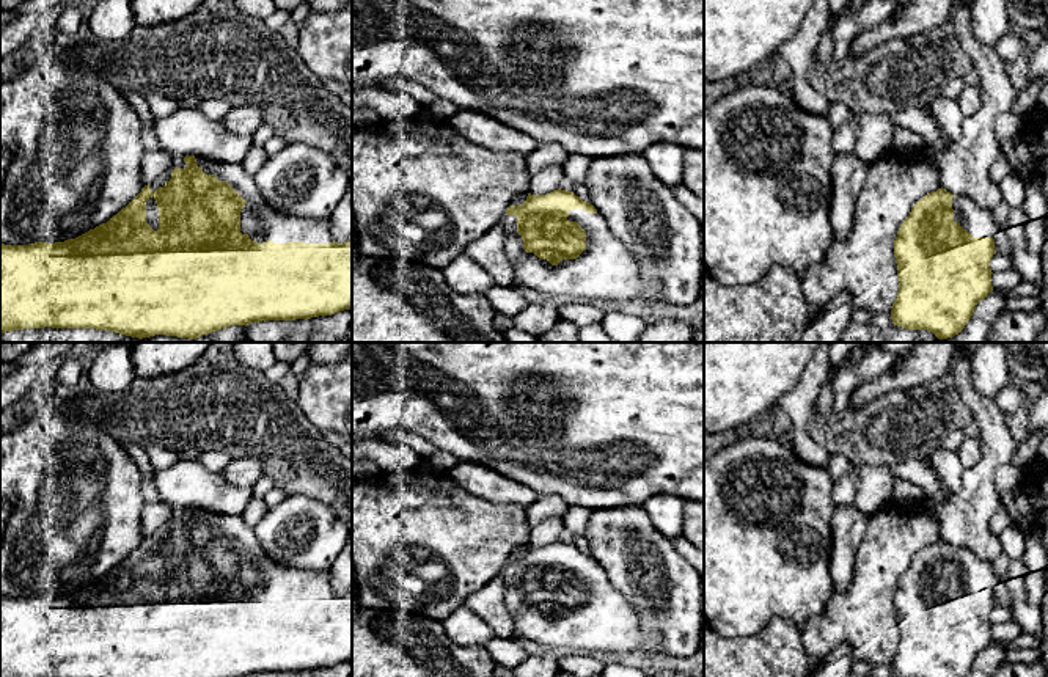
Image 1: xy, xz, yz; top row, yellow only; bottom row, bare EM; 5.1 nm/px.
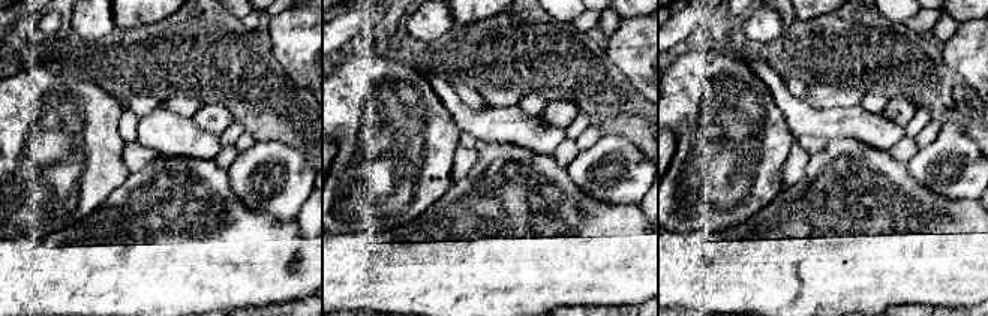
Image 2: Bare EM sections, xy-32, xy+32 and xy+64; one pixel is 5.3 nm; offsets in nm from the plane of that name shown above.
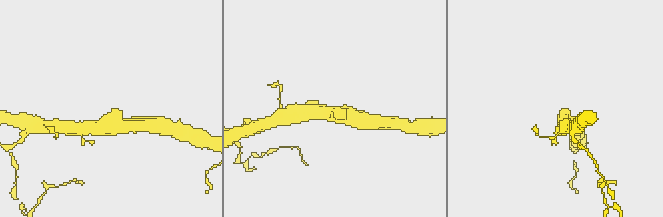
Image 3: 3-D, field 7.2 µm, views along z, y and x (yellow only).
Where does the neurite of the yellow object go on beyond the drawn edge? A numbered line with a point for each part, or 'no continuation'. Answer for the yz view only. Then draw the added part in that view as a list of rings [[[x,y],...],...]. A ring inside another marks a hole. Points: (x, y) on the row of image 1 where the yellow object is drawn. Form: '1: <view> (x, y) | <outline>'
1: yz (978, 222) | [[[968,196],[952,198],[954,221],[966,229],[973,237],[995,237],[998,228],[993,210],[979,207]]]

